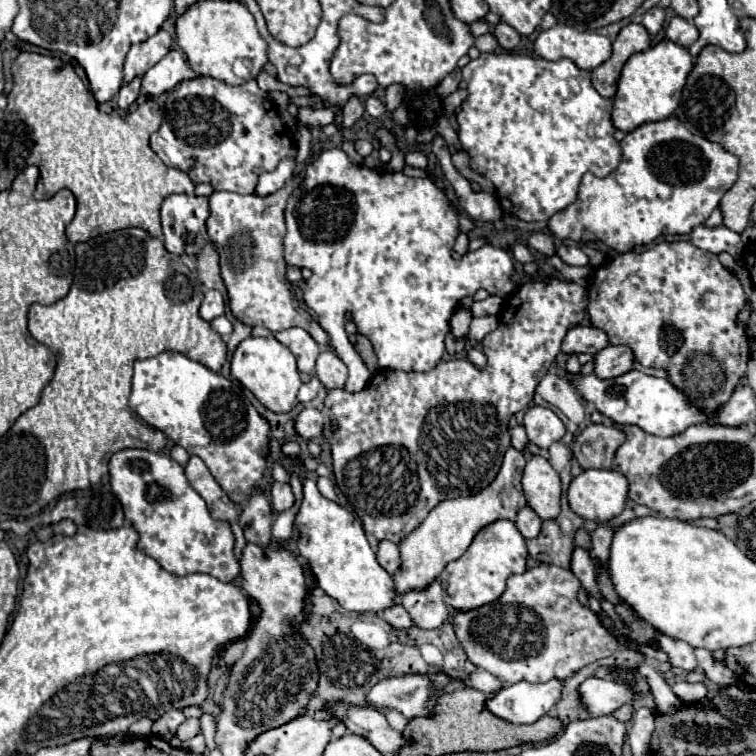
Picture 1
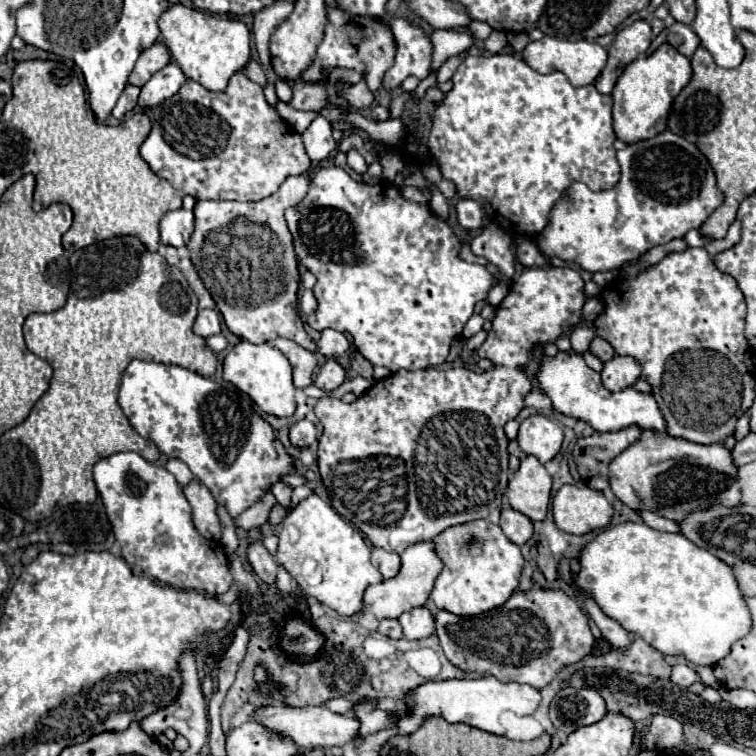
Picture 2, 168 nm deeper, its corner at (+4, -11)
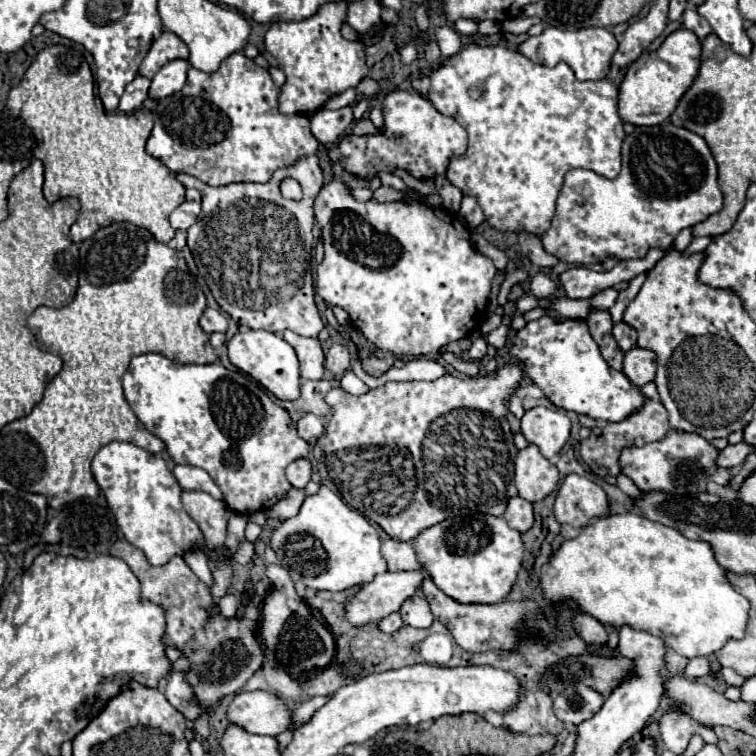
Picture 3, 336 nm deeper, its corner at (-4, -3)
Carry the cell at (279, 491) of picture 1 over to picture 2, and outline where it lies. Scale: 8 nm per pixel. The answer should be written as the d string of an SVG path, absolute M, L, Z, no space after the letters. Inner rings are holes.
M277 481L275 485L273 485L273 495L275 495L275 499L283 505L283 507L289 507L289 503L291 503L291 493L293 493L293 489L285 483L285 481Z

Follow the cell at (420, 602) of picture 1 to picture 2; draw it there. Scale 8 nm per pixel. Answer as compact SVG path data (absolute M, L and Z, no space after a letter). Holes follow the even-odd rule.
M415 607L399 617L405 639L423 639L435 633L435 619L427 607Z

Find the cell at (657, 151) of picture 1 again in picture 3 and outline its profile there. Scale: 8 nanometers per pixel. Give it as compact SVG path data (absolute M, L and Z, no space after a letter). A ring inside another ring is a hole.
M665 121L655 127L635 127L623 141L623 169L615 179L597 177L589 169L571 169L557 197L551 227L541 237L547 253L575 265L603 263L605 259L641 259L649 247L671 247L677 233L705 221L723 207L717 183L717 163L699 135Z

